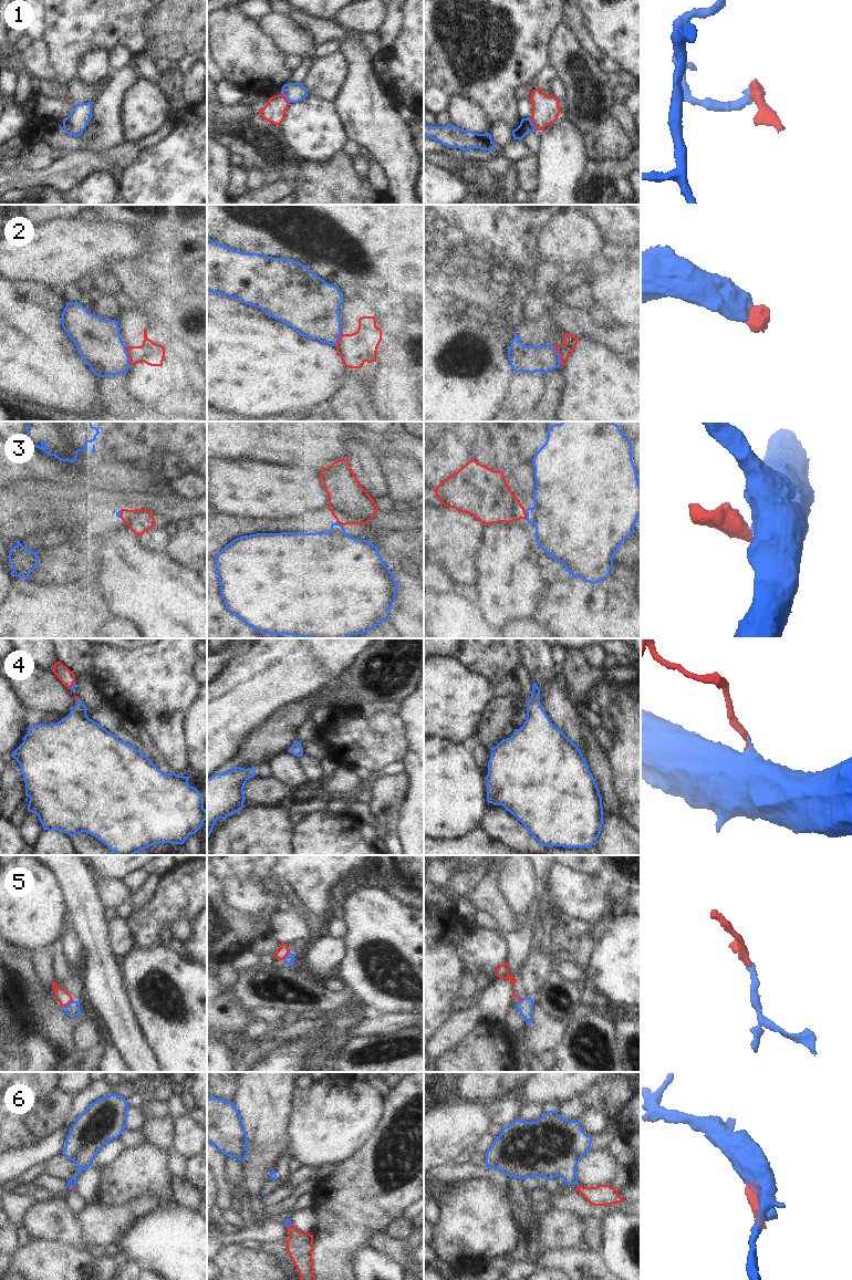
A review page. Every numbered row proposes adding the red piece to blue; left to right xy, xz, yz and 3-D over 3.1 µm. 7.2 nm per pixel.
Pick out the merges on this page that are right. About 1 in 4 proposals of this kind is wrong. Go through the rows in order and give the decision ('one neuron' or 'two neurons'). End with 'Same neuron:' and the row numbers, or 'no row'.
1: two neurons
2: two neurons
3: two neurons
4: one neuron
5: one neuron
6: one neuron
Same neuron: 4, 5, 6

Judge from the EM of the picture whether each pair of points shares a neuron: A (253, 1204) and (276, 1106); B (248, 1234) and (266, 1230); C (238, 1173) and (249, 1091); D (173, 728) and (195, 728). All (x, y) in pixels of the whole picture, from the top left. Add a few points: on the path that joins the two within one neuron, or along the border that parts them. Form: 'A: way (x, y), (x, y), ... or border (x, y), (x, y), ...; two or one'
A: way (255, 1179), (267, 1141), (267, 1131); one
B: way (252, 1232), (261, 1232); one
C: border (242, 1162), (245, 1184); two
D: border (194, 704), (186, 720), (188, 753); two

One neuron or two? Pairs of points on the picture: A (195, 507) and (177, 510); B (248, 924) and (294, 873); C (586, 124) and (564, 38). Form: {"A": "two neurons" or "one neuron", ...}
{"A": "one neuron", "B": "two neurons", "C": "one neuron"}

